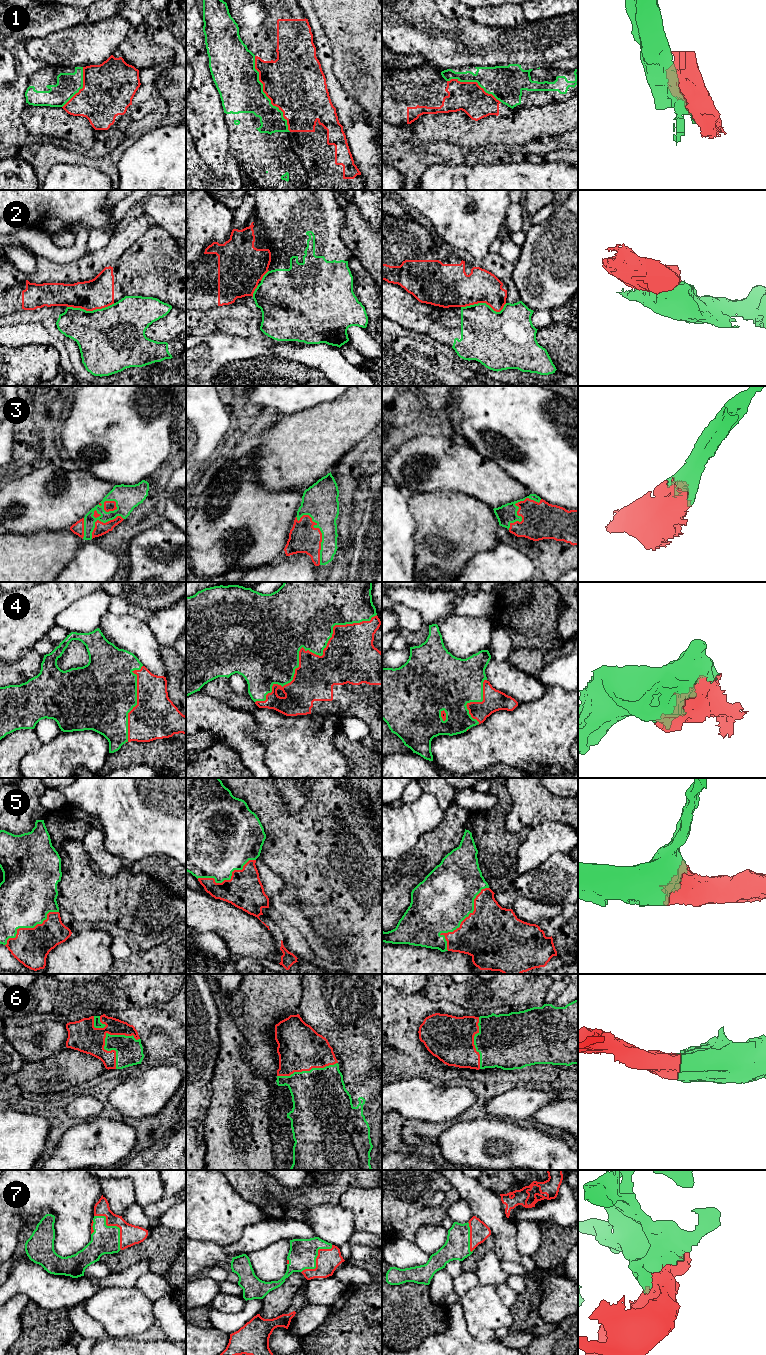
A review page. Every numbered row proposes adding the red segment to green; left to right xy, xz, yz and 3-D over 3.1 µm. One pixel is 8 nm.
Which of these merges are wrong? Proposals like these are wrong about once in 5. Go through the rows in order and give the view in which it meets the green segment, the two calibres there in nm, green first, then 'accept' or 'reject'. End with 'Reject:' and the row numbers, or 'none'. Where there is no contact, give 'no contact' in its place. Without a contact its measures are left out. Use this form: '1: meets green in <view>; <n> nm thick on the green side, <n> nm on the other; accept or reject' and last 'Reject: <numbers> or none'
1: meets green in xz; 340 nm thick on the green side, 460 nm on the other; reject
2: meets green in xy; 480 nm thick on the green side, 240 nm on the other; reject
3: meets green in xz; 280 nm thick on the green side, 240 nm on the other; accept
4: meets green in xz; 460 nm thick on the green side, 320 nm on the other; accept
5: meets green in yz; 460 nm thick on the green side, 440 nm on the other; accept
6: meets green in xy; 220 nm thick on the green side, 240 nm on the other; accept
7: meets green in xy; 220 nm thick on the green side, 160 nm on the other; accept
Reject: 1, 2

